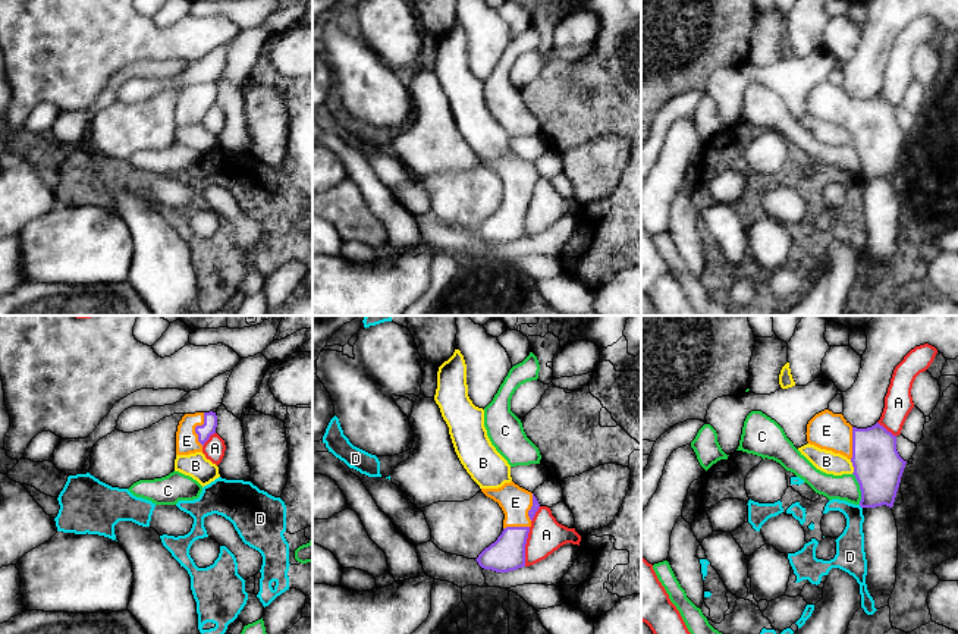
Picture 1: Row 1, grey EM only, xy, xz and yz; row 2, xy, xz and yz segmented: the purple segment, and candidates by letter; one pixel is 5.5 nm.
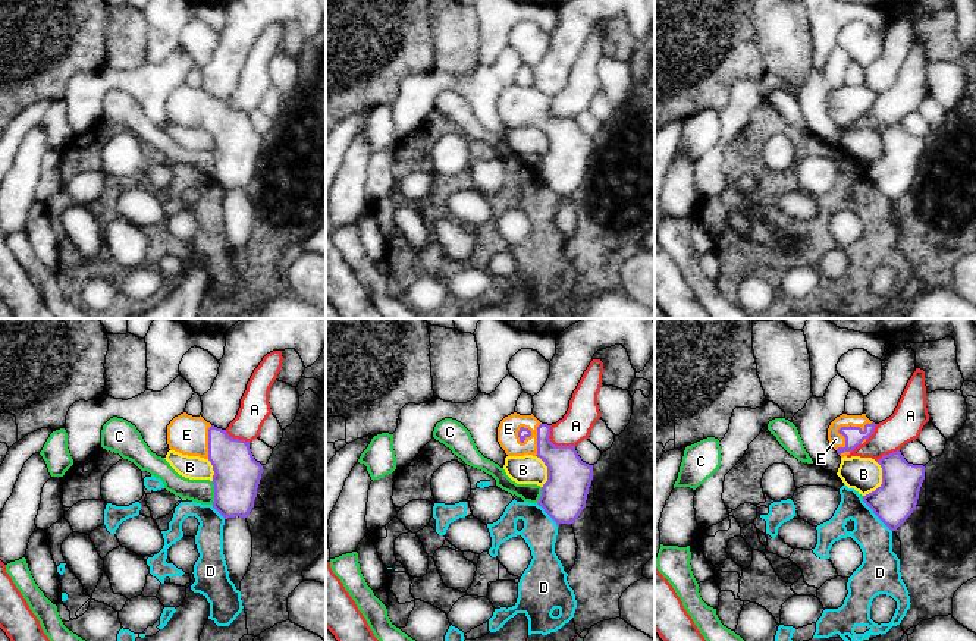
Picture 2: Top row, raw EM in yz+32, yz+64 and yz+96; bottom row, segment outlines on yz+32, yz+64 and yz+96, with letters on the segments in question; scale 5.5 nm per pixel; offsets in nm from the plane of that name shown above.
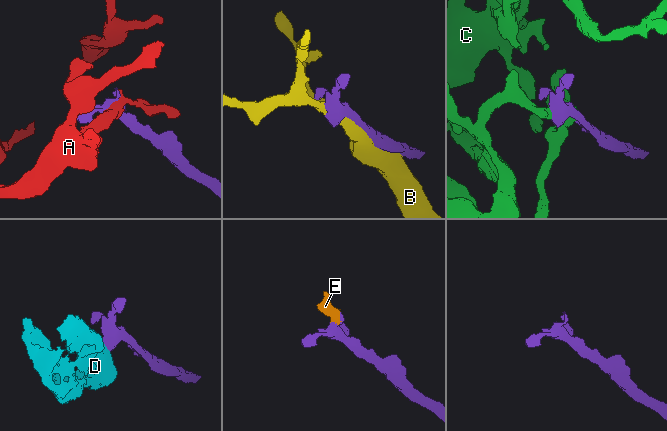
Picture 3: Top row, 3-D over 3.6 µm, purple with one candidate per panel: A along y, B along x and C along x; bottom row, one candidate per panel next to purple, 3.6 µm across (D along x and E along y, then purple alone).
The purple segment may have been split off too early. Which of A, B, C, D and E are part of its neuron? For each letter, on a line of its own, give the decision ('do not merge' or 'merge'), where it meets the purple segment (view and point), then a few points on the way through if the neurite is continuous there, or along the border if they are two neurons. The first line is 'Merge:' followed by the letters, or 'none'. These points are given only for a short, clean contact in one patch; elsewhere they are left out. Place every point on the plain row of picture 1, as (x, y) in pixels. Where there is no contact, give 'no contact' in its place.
Merge: E
A: do not merge | xz (524, 217)
B: do not merge | yz (853, 137)
C: do not merge | yz (860, 160)
D: do not merge | no contact
E: merge | xy (195, 99) | across xy (210, 90), (195, 99), (187, 112)

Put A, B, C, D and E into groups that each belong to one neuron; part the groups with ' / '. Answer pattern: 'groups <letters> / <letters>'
groups A / B / C / D / E

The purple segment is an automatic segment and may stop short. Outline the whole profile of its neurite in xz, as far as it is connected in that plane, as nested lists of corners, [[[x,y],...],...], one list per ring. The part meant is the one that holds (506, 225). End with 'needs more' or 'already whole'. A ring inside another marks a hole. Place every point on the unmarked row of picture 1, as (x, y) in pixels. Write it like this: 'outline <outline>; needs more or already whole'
outline [[[513,153],[499,160],[481,160],[481,163],[499,175],[505,191],[502,205],[475,232],[481,239],[496,244],[525,238],[525,216],[531,192],[540,179],[537,169]]]; needs more

